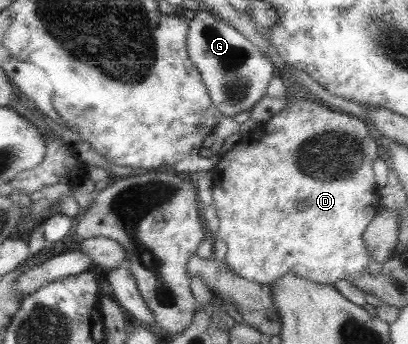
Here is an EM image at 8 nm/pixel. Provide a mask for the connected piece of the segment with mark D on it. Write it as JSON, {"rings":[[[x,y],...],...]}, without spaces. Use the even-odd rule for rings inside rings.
{"rings":[[[284,97],[285,107],[272,115],[269,120],[258,124],[258,137],[248,139],[248,147],[254,149],[252,153],[236,153],[237,144],[234,143],[232,149],[219,152],[212,169],[211,199],[212,206],[215,207],[218,228],[214,235],[226,245],[224,255],[226,267],[229,267],[234,275],[244,278],[246,281],[269,284],[278,280],[284,274],[296,274],[296,276],[324,285],[332,285],[338,279],[350,280],[358,277],[362,273],[373,271],[374,260],[370,258],[366,244],[362,240],[362,233],[366,229],[368,222],[372,219],[379,205],[377,190],[372,173],[372,162],[380,155],[380,142],[377,136],[370,130],[370,126],[348,114],[337,109],[320,106],[314,102],[306,101],[302,97]]]}

